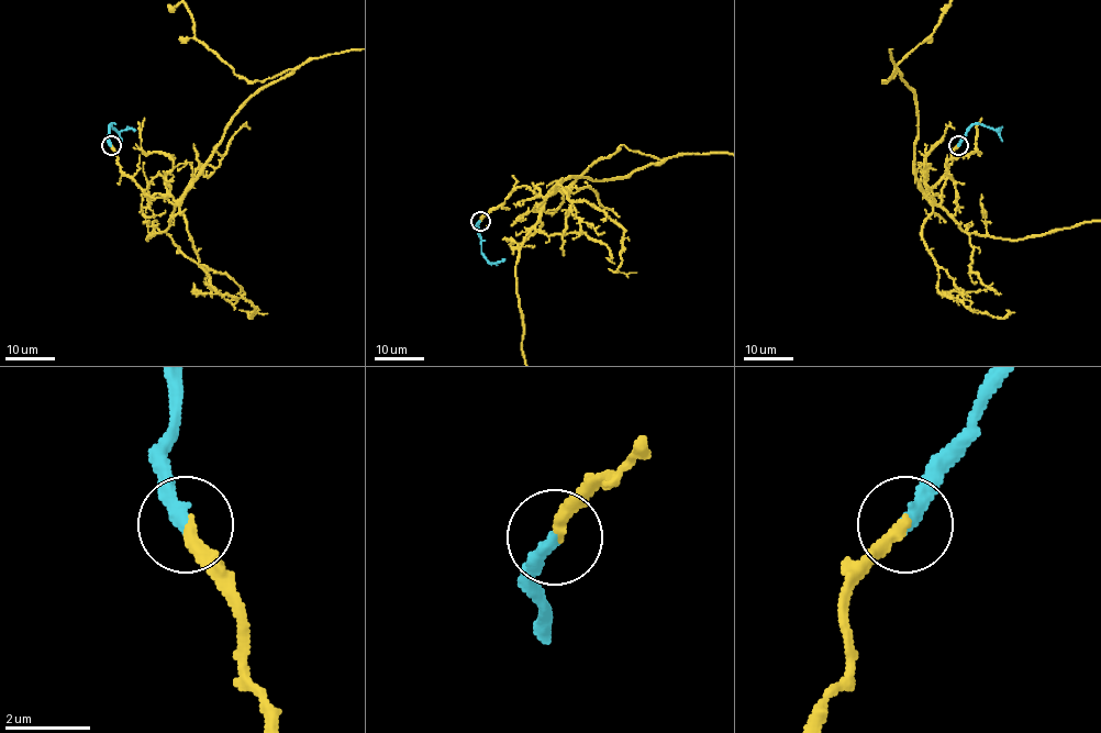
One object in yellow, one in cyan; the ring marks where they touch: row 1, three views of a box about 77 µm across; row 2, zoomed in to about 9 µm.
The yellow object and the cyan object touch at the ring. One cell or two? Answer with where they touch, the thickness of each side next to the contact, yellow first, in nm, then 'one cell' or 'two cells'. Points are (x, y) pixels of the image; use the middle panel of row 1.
(480, 221) | 300/360 nm | one cell

